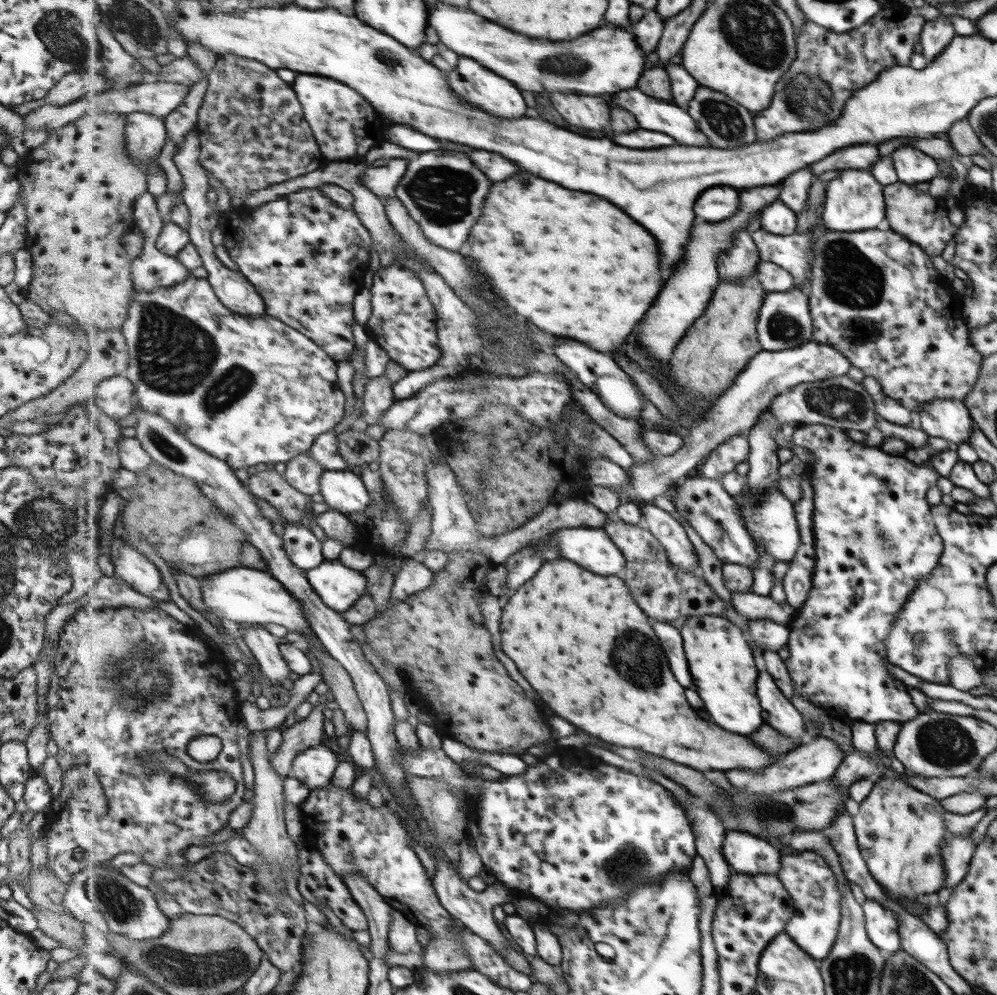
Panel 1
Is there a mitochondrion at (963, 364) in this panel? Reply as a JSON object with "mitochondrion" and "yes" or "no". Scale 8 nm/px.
{"mitochondrion":"no"}

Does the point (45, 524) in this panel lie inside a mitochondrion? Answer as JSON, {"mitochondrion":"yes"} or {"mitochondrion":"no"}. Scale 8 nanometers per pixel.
{"mitochondrion":"yes"}

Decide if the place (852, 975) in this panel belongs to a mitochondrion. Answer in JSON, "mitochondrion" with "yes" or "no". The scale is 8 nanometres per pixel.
{"mitochondrion":"yes"}

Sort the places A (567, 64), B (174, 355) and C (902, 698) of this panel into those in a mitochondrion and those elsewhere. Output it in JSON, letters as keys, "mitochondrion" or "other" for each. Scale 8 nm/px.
{"A":"mitochondrion","B":"mitochondrion","C":"other"}

